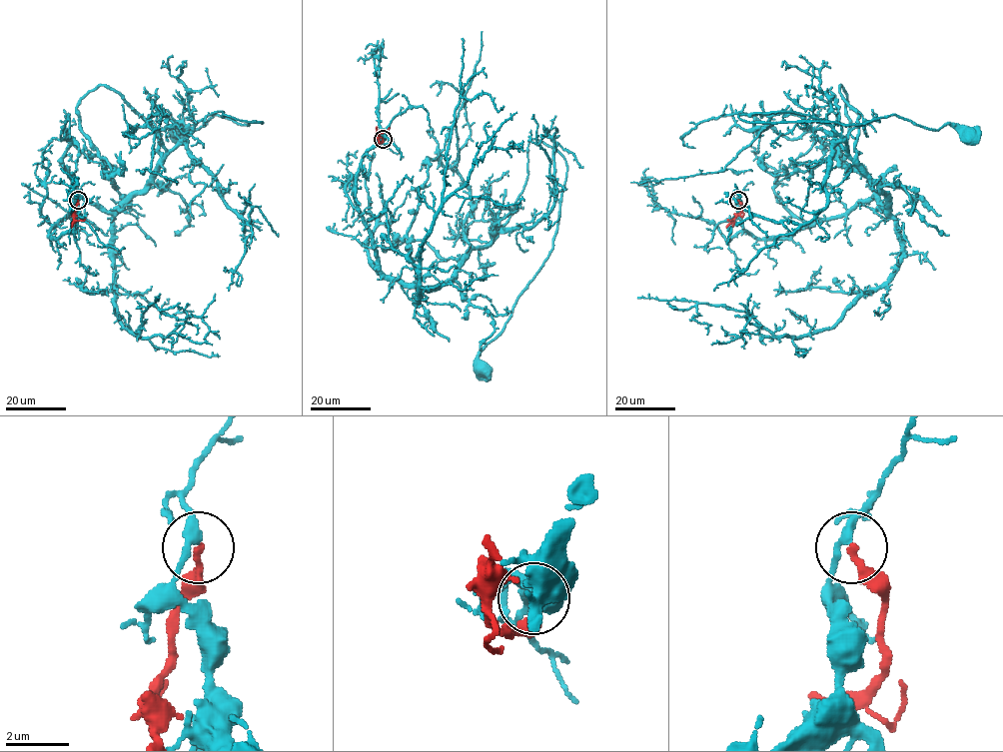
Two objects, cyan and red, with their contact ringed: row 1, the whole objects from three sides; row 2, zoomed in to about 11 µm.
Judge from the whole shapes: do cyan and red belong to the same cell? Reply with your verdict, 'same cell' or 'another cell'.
another cell

